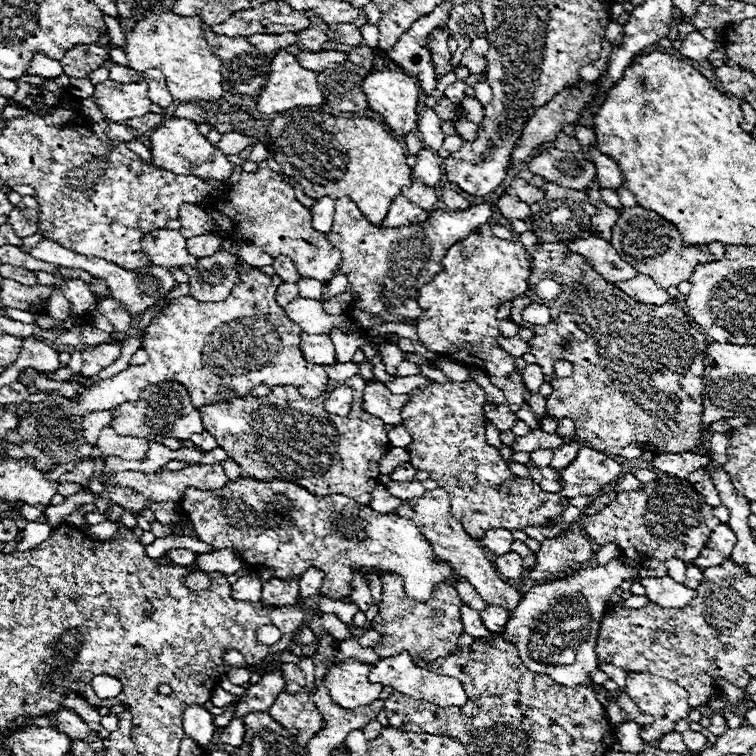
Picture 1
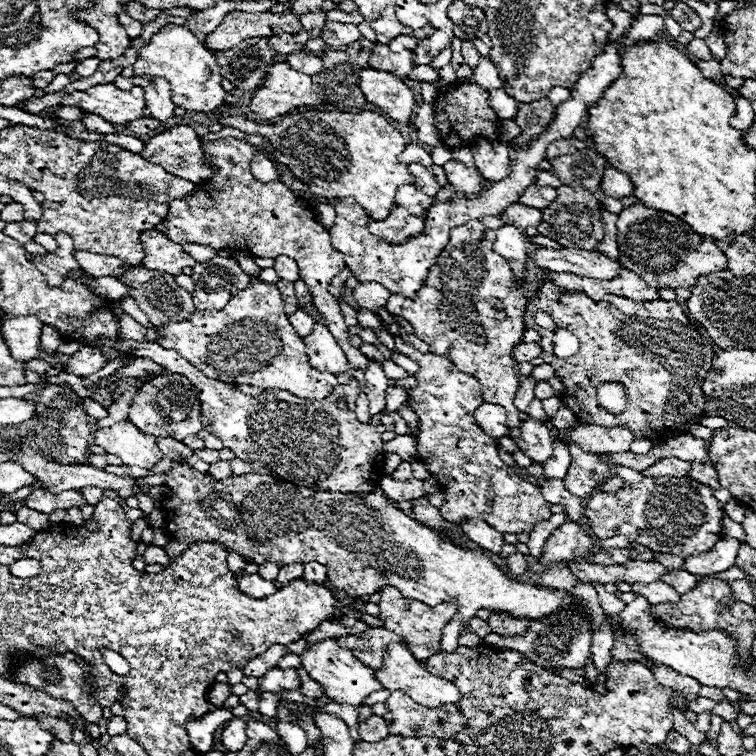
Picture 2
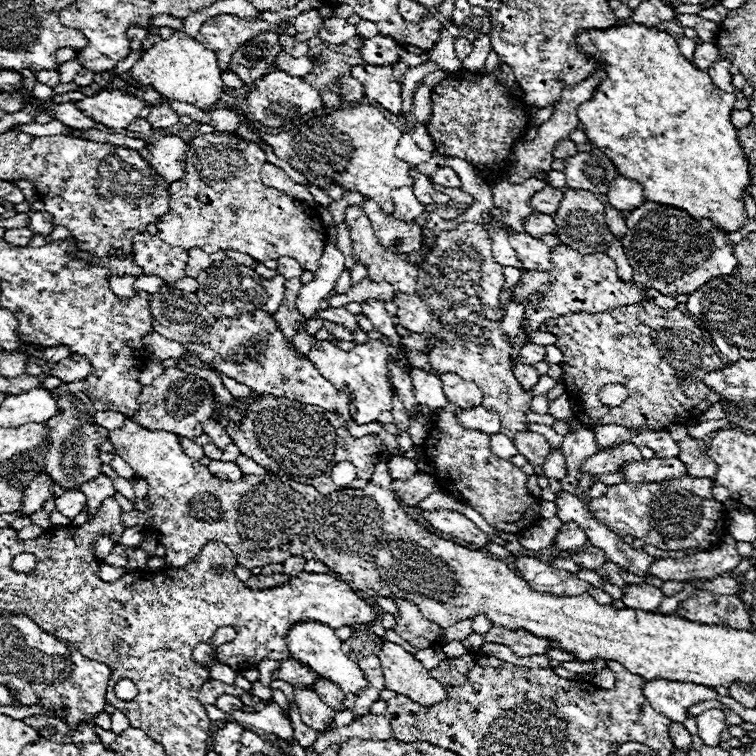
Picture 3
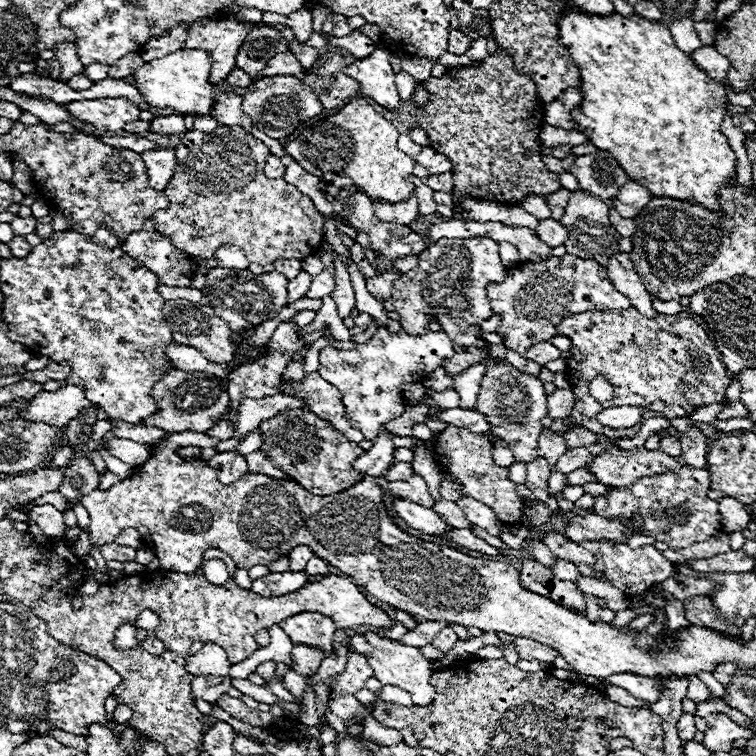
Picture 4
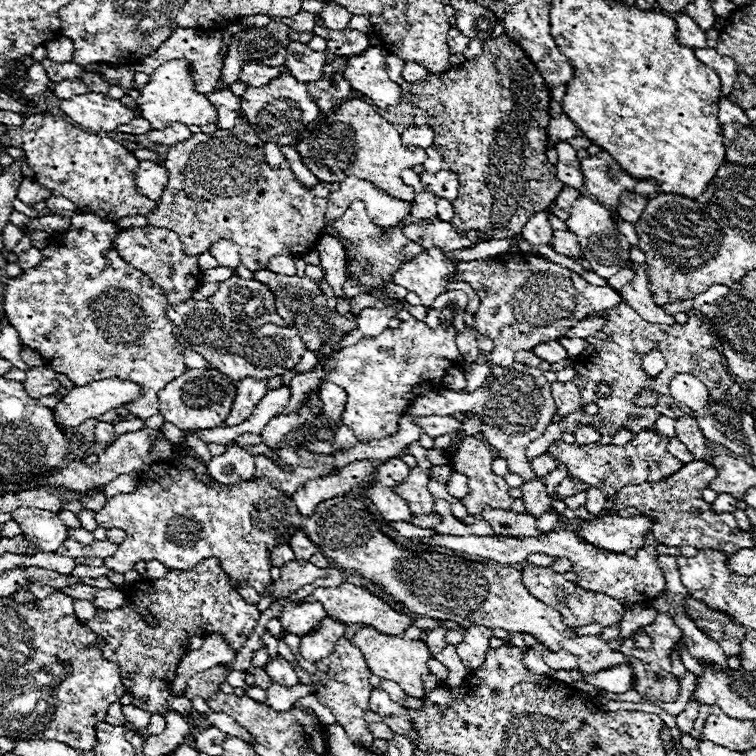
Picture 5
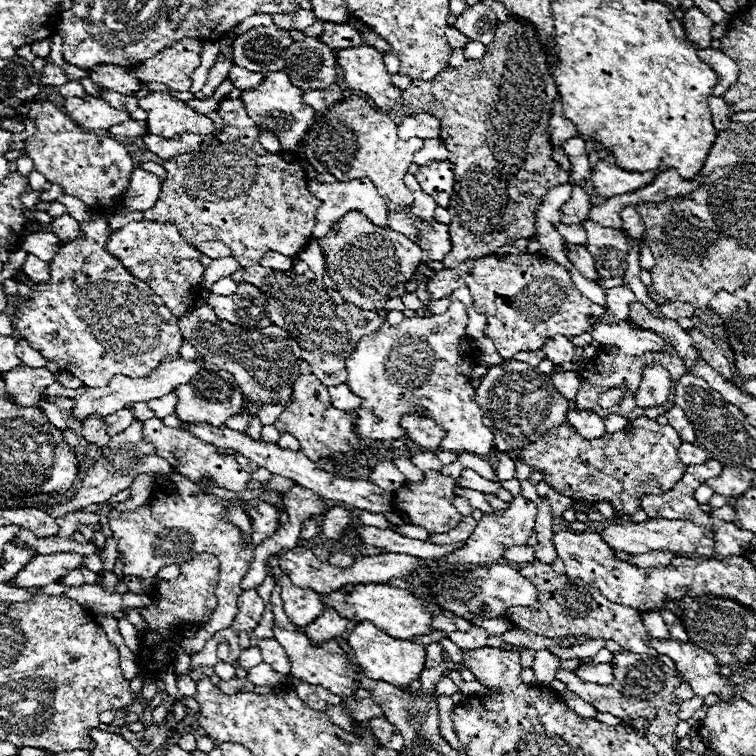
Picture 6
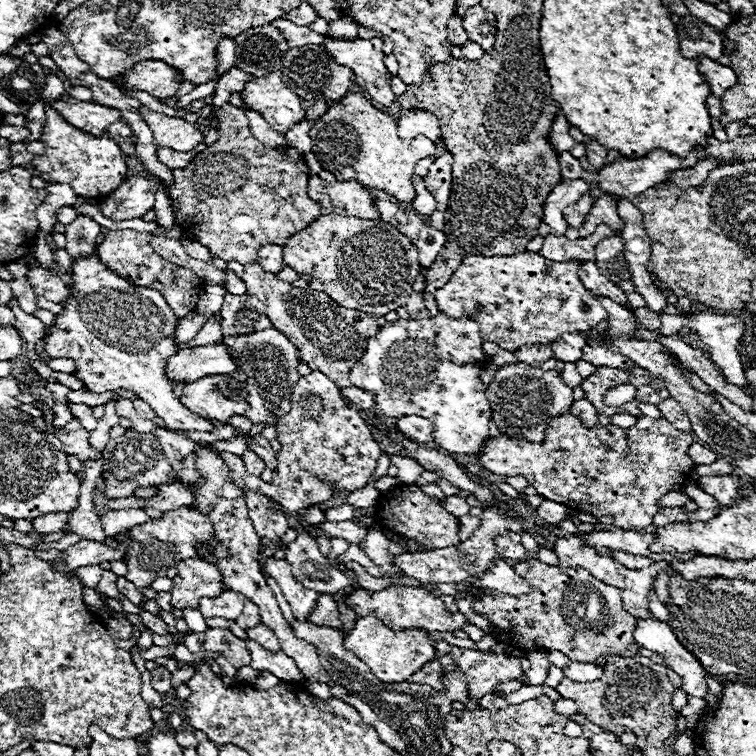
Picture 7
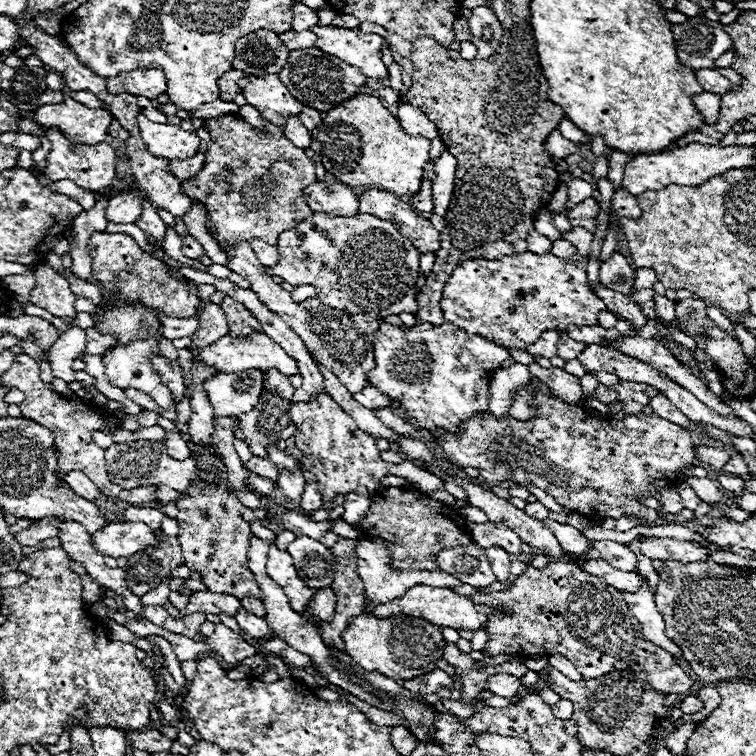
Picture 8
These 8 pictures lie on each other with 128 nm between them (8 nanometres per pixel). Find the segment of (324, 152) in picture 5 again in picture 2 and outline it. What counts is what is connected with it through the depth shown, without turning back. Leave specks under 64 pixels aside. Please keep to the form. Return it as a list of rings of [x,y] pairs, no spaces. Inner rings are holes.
[[[310,108],[300,110],[296,110],[294,116],[286,116],[270,126],[238,116],[222,118],[220,124],[238,128],[246,134],[268,136],[270,144],[280,152],[280,156],[276,156],[278,162],[288,166],[296,178],[302,182],[314,180],[314,188],[322,188],[324,182],[324,198],[352,196],[364,206],[364,212],[372,220],[384,220],[394,206],[398,186],[414,182],[406,164],[398,162],[398,156],[406,148],[402,134],[394,130],[384,116],[370,110],[358,114],[320,112]]]

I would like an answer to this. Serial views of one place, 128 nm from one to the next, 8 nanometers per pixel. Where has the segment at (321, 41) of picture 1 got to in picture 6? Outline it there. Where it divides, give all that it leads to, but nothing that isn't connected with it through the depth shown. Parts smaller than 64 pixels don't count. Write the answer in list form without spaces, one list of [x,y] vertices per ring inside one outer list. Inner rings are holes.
[[[298,8],[294,14],[274,14],[274,24],[284,30],[304,30],[316,22],[316,14],[312,10]]]

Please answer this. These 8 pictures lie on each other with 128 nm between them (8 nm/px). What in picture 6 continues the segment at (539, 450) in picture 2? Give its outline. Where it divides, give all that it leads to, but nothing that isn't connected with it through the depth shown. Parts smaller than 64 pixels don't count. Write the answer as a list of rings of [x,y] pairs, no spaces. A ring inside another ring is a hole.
[[[516,496],[510,502],[508,510],[498,512],[500,518],[492,518],[492,516],[484,516],[482,522],[478,522],[474,534],[468,538],[466,546],[460,548],[456,554],[450,554],[444,558],[444,562],[448,564],[476,564],[476,566],[486,566],[488,562],[496,562],[498,558],[502,558],[504,548],[512,546],[512,544],[526,544],[532,530],[534,530],[534,520],[536,520],[536,512],[538,506],[524,498],[524,496]]]

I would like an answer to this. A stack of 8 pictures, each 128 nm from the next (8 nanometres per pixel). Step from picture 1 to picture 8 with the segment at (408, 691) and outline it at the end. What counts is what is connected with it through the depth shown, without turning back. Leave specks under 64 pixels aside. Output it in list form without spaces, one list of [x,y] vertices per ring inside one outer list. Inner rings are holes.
[[[360,614],[358,618],[350,620],[342,640],[346,644],[346,654],[352,656],[358,666],[368,672],[380,672],[392,680],[410,680],[418,674],[434,670],[444,648],[444,638],[438,626],[404,614],[386,620],[372,614]]]

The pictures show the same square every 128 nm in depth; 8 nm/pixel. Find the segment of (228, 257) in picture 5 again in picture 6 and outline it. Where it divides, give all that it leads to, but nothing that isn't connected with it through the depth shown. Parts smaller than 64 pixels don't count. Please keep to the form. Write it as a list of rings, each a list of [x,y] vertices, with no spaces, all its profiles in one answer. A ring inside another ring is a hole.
[[[204,242],[204,244],[198,244],[196,246],[202,254],[206,254],[206,256],[210,256],[212,260],[216,260],[216,258],[226,258],[226,256],[232,256],[232,250],[224,244],[224,242]]]

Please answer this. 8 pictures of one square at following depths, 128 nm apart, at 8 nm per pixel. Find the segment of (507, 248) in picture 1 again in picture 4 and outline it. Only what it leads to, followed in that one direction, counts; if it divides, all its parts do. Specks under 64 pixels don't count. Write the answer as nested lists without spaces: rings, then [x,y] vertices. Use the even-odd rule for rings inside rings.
[[[476,236],[476,238],[440,238],[434,246],[426,248],[418,256],[418,268],[402,274],[394,282],[392,304],[400,316],[400,326],[408,334],[422,334],[428,330],[428,316],[436,316],[436,324],[452,338],[454,356],[444,360],[444,372],[450,378],[460,376],[466,368],[478,364],[482,358],[490,354],[482,348],[486,342],[478,334],[476,324],[482,324],[488,314],[480,316],[478,308],[486,308],[490,312],[490,300],[486,296],[486,286],[490,282],[502,282],[506,278],[506,268],[500,264],[498,244],[492,238]],[[494,364],[486,368],[486,376],[482,378],[476,400],[476,410],[486,414],[490,418],[490,424],[494,426],[492,434],[500,436],[508,442],[516,462],[532,462],[536,458],[536,442],[538,434],[542,430],[542,418],[546,416],[546,396],[544,396],[544,384],[530,374],[522,374],[514,366],[508,364]]]

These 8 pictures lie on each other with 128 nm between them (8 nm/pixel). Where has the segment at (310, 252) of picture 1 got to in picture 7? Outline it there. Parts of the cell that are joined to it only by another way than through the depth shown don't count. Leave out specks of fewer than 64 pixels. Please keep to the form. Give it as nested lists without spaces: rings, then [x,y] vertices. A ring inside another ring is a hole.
[[[224,104],[222,108],[218,108],[216,118],[220,138],[214,144],[210,144],[204,152],[194,156],[190,166],[182,170],[172,170],[172,186],[168,188],[168,198],[172,200],[174,220],[184,222],[184,228],[196,228],[186,230],[192,240],[198,240],[202,246],[210,248],[212,254],[216,254],[216,258],[222,258],[226,262],[234,260],[240,264],[248,264],[256,262],[258,250],[266,244],[276,244],[284,248],[290,236],[304,230],[320,216],[320,206],[306,194],[310,168],[304,160],[304,155],[296,152],[294,147],[268,148],[262,142],[258,142],[250,134],[244,108]]]

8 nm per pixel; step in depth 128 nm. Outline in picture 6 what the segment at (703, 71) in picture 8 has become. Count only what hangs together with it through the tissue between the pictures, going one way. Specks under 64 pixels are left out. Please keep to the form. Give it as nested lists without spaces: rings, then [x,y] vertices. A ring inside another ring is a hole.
[[[714,48],[698,50],[698,56],[718,74],[718,86],[714,86],[714,94],[724,94],[738,78],[736,62],[728,58],[722,50],[714,50]]]

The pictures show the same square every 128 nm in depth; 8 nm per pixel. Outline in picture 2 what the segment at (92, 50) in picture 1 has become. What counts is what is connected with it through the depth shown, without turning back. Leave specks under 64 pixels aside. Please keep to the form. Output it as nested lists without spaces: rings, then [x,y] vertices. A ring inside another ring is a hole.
[[[92,56],[92,58],[84,58],[84,60],[78,60],[78,62],[76,62],[76,70],[74,70],[74,74],[78,74],[80,78],[92,76],[92,74],[98,70],[98,64],[100,64],[100,60],[98,60],[96,56]]]

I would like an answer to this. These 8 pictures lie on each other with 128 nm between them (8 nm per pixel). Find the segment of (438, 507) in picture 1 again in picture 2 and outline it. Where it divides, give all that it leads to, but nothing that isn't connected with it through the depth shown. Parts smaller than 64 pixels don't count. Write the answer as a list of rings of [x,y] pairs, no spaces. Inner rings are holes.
[[[428,496],[416,498],[416,500],[412,500],[412,504],[414,504],[414,506],[412,506],[410,516],[412,516],[416,522],[420,522],[422,526],[426,526],[426,528],[434,530],[434,532],[436,532],[436,534],[440,534],[444,540],[454,542],[454,536],[448,532],[448,522],[442,518],[440,510],[438,510],[436,506],[432,506],[432,504],[430,504]],[[492,612],[490,614],[490,626],[492,626],[492,632],[498,632],[498,634],[522,634],[526,632],[526,620],[524,618],[512,618],[508,612]]]

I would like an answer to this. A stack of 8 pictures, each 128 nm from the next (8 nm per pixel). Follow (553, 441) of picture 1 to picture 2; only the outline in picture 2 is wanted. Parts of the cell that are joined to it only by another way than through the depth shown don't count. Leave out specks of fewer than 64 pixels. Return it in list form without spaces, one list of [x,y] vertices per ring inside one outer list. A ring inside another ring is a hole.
[[[578,426],[566,438],[558,428],[550,430],[552,440],[564,444],[578,444],[584,452],[596,454],[618,454],[626,452],[634,436],[626,428],[602,428],[602,426]]]

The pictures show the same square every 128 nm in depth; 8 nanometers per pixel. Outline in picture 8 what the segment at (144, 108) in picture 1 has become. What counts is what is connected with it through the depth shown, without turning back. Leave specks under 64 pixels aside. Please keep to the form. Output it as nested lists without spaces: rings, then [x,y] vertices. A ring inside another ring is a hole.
[[[66,98],[58,104],[44,104],[36,110],[34,122],[42,128],[56,126],[66,138],[84,144],[98,144],[106,138],[108,126],[114,120],[114,114],[104,108],[88,108],[72,98]]]

